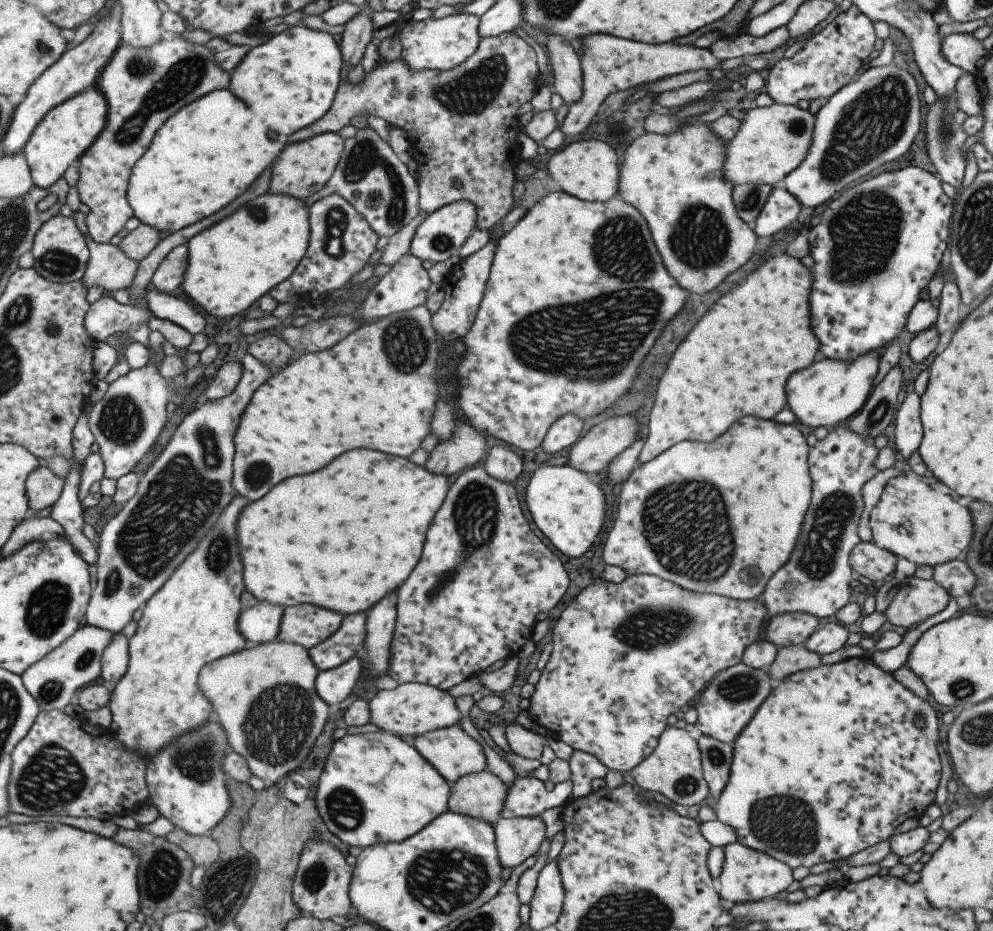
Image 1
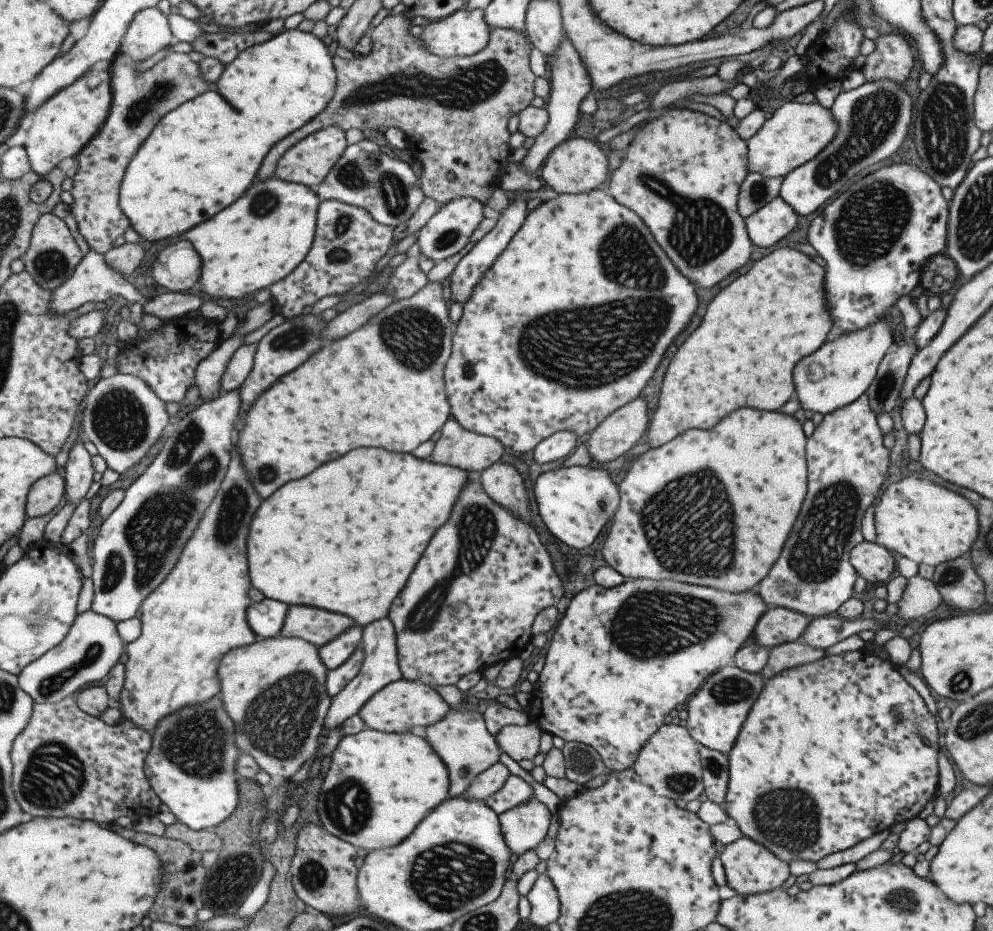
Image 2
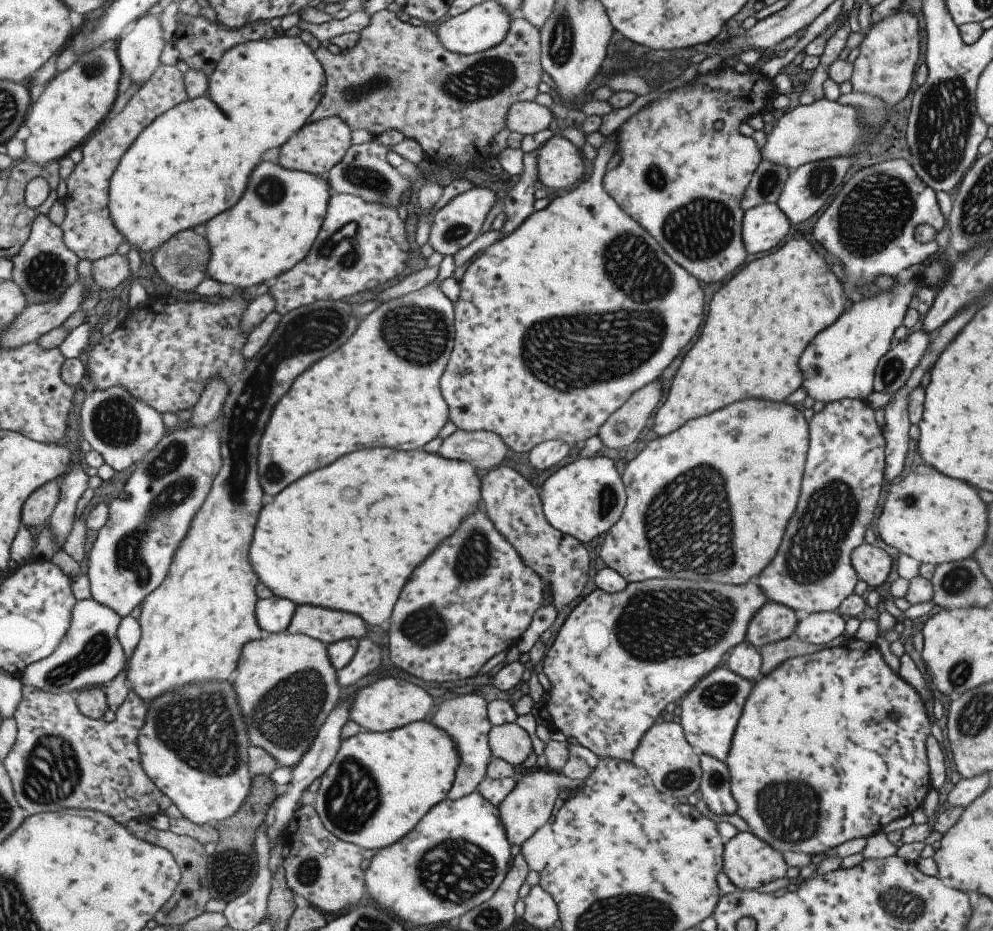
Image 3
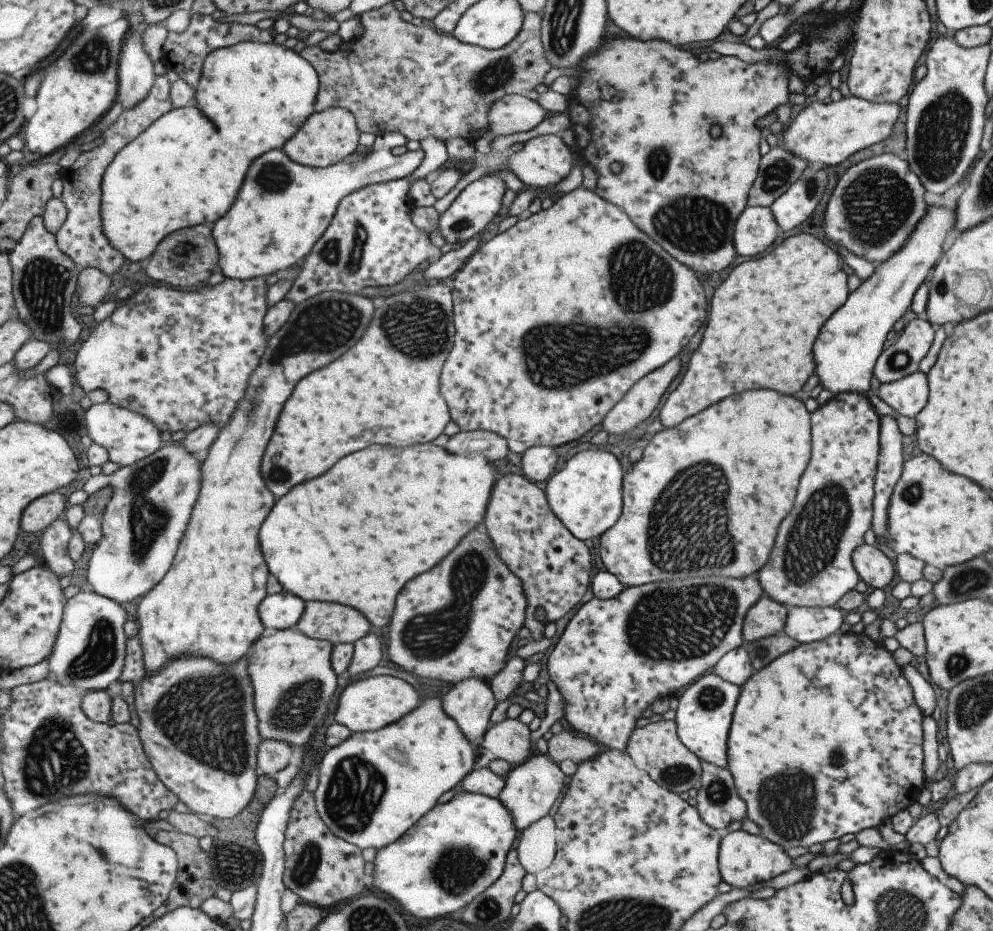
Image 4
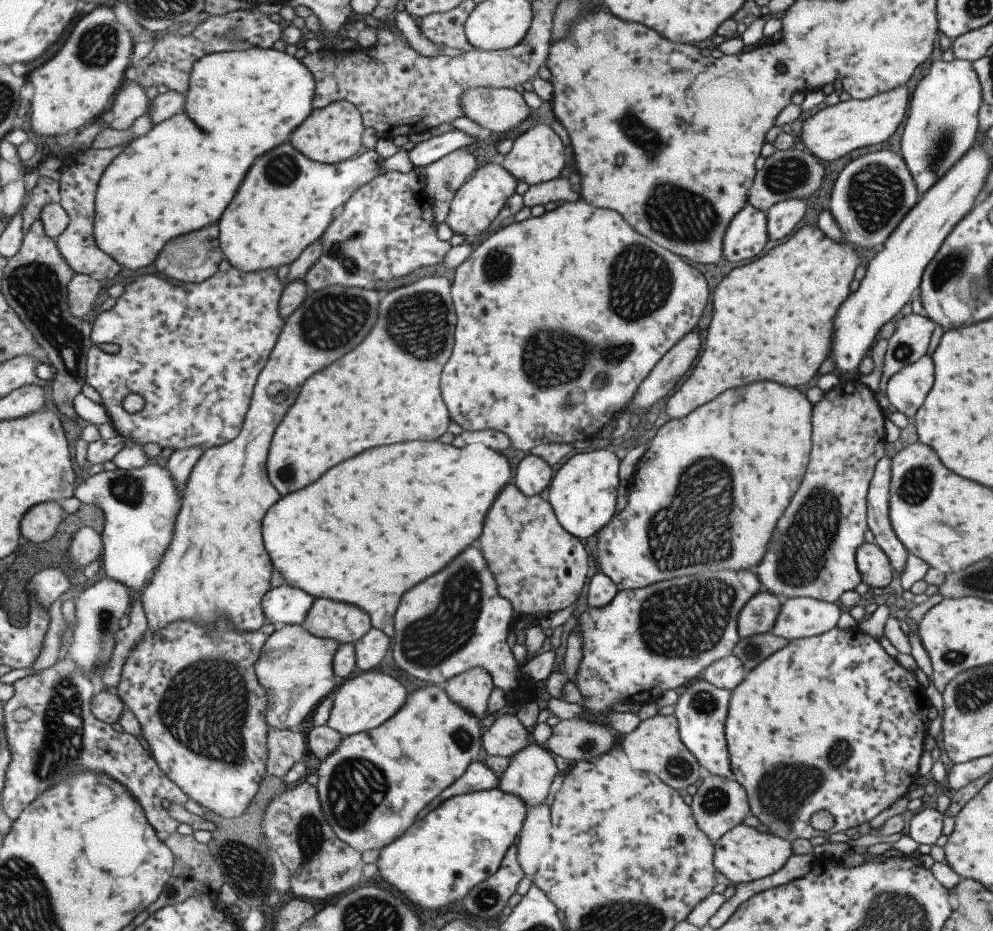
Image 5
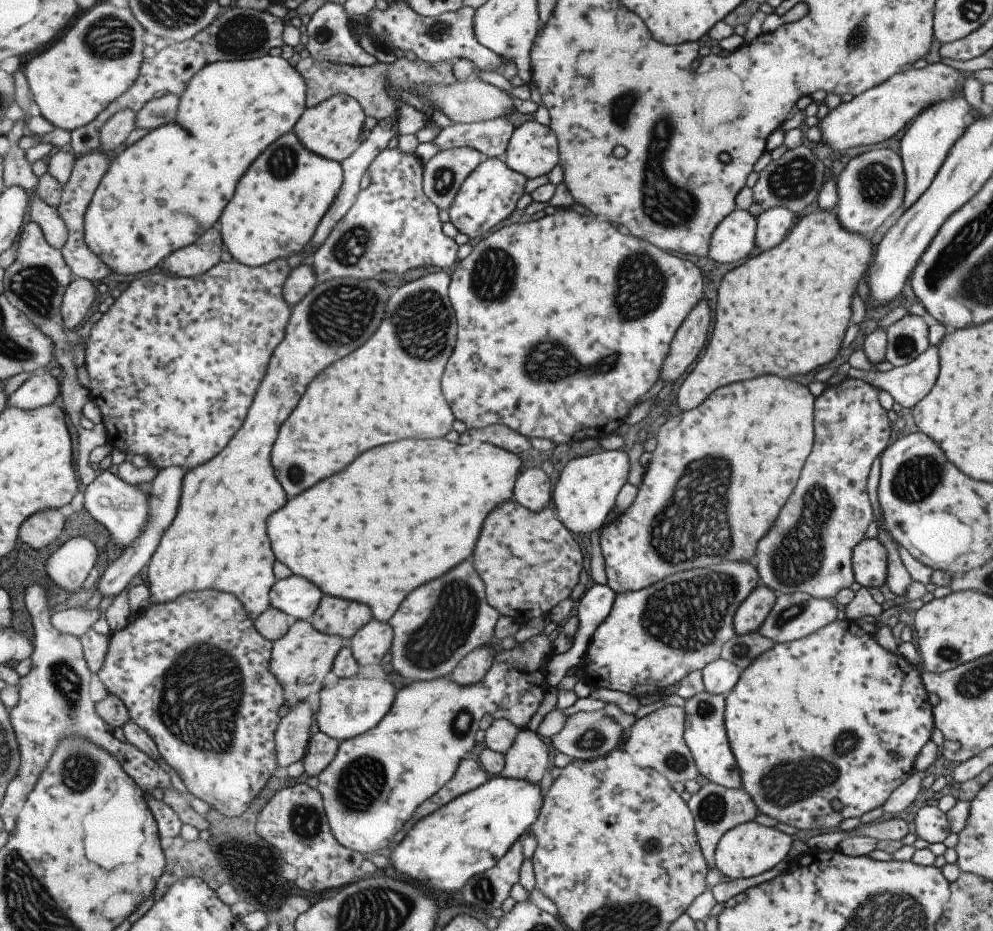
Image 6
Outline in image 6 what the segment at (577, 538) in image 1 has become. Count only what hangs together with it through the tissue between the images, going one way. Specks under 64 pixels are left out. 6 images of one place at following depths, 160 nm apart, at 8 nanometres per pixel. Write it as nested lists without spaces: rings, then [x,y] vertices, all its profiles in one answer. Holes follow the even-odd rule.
[[[618,449],[602,450],[568,461],[550,494],[561,524],[575,534],[589,534],[599,530],[605,522],[605,516],[613,508],[618,490],[626,483],[628,470],[627,453]]]

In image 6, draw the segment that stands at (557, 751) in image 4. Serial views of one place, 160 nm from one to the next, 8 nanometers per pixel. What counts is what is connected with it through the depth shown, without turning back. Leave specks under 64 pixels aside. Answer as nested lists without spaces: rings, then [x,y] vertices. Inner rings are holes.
[[[599,709],[593,712],[577,711],[575,714],[566,718],[563,728],[553,736],[550,736],[546,742],[551,744],[558,752],[563,752],[572,759],[590,761],[605,756],[610,750],[613,750],[619,742],[622,728],[617,721],[604,715],[604,710]]]

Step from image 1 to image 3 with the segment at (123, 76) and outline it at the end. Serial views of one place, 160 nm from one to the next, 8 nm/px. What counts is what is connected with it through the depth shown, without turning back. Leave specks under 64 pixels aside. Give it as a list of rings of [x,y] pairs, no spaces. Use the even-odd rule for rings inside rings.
[[[160,65],[159,69],[130,98],[125,107],[114,118],[105,121],[81,147],[82,160],[76,164],[67,180],[68,194],[65,208],[66,218],[61,227],[65,232],[65,243],[69,250],[79,254],[79,258],[95,263],[116,254],[123,244],[125,234],[113,222],[109,212],[109,180],[115,174],[121,158],[131,148],[131,144],[145,130],[169,110],[189,99],[185,73],[174,66]]]

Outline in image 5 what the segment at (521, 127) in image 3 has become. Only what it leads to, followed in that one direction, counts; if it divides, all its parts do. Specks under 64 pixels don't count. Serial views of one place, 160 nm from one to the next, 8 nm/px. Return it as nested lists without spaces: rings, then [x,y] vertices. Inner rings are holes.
[[[473,87],[464,90],[459,100],[464,116],[479,124],[484,134],[503,134],[532,111],[520,93],[508,87]]]

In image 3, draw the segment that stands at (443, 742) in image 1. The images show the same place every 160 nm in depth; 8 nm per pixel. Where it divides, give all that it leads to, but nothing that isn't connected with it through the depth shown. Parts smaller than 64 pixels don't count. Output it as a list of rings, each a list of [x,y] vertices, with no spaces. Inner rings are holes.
[[[459,691],[459,696],[447,698],[437,706],[437,712],[431,718],[431,724],[443,730],[453,740],[457,756],[459,756],[459,764],[455,768],[454,780],[447,792],[447,799],[458,800],[476,791],[477,784],[483,780],[487,764],[491,760],[491,750],[489,750],[489,740],[487,740],[487,734],[491,728],[486,716],[485,700],[477,694]]]

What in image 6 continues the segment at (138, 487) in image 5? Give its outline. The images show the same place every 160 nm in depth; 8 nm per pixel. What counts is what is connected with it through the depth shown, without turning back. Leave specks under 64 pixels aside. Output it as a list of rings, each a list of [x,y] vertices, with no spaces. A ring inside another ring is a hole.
[[[104,470],[93,484],[85,487],[85,510],[97,522],[109,528],[109,535],[113,535],[117,545],[124,546],[124,550],[142,533],[142,528],[150,521],[150,494],[139,490],[137,485],[130,485],[119,475]]]

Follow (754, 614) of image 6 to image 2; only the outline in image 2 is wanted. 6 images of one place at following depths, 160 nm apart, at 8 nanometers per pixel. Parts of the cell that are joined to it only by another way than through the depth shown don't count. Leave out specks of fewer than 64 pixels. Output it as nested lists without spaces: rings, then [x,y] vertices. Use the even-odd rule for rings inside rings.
[[[768,607],[752,633],[758,645],[770,649],[801,638],[808,622],[804,614],[783,607]]]

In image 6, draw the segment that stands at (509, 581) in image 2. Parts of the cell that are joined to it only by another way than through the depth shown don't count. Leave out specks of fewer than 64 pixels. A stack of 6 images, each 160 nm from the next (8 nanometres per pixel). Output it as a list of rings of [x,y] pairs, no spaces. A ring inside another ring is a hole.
[[[471,560],[461,562],[451,570],[451,574],[443,574],[443,578],[412,590],[391,616],[391,668],[399,676],[414,681],[449,676],[459,659],[471,649],[487,643],[493,652],[501,650],[499,641],[493,637],[498,616],[485,600],[483,583],[471,566]]]

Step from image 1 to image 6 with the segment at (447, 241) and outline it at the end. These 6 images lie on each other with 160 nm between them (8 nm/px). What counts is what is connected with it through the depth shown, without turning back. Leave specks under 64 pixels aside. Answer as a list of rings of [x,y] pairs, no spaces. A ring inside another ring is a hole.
[[[487,157],[480,162],[461,183],[448,208],[448,221],[457,232],[468,238],[479,238],[505,220],[515,209],[515,202],[523,196],[523,184],[527,178],[507,168],[500,157]]]

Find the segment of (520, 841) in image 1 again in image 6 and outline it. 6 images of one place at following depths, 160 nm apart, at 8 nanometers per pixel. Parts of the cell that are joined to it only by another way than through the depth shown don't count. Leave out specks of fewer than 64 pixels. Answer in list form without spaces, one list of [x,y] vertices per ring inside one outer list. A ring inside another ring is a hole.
[[[520,729],[511,746],[502,754],[501,776],[525,779],[538,784],[548,770],[548,743],[528,729]]]

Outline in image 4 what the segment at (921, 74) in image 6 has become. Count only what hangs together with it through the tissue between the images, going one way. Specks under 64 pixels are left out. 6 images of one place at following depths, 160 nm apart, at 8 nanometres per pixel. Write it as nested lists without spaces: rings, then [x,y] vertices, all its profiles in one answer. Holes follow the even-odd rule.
[[[841,97],[823,104],[812,101],[793,118],[791,125],[781,132],[779,145],[807,162],[821,162],[827,166],[839,164],[853,152],[885,140],[899,118],[897,103],[876,103],[857,97]]]

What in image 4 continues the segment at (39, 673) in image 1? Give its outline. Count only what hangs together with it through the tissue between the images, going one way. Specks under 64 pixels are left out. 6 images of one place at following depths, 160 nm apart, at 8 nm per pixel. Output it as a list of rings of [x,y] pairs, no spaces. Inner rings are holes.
[[[82,590],[73,595],[66,604],[62,628],[56,640],[54,653],[49,658],[49,676],[64,685],[75,685],[84,694],[91,691],[105,691],[113,682],[119,680],[125,664],[127,635],[124,629],[127,610],[120,602],[99,594],[95,590]]]

